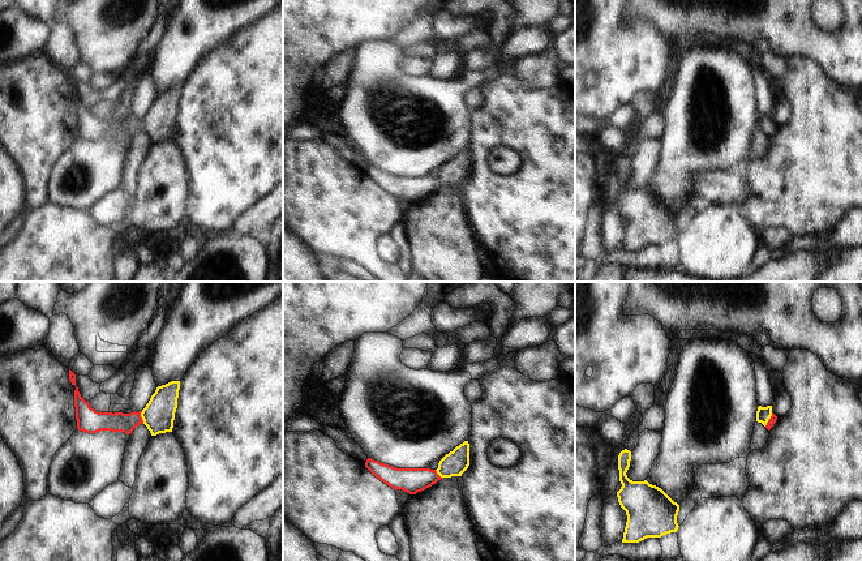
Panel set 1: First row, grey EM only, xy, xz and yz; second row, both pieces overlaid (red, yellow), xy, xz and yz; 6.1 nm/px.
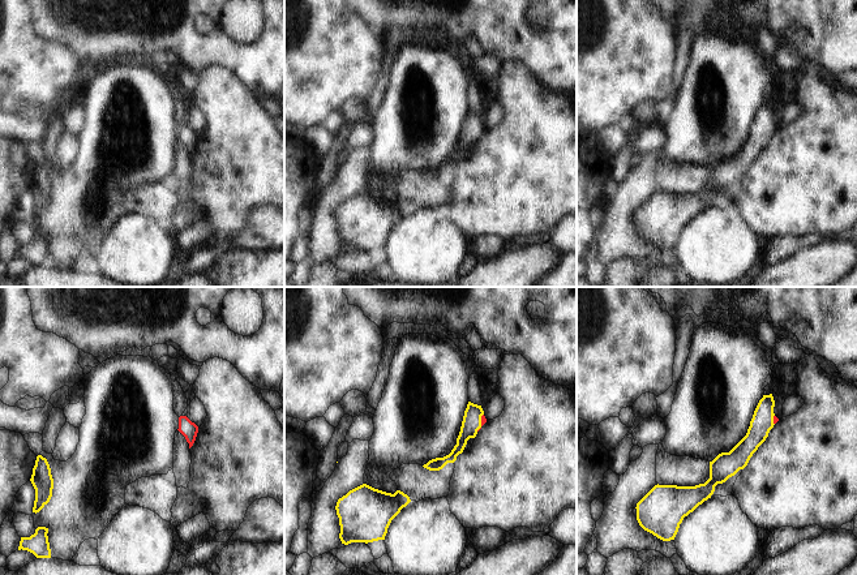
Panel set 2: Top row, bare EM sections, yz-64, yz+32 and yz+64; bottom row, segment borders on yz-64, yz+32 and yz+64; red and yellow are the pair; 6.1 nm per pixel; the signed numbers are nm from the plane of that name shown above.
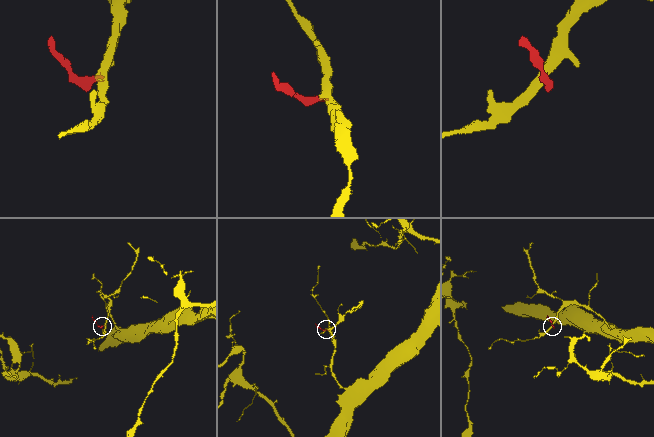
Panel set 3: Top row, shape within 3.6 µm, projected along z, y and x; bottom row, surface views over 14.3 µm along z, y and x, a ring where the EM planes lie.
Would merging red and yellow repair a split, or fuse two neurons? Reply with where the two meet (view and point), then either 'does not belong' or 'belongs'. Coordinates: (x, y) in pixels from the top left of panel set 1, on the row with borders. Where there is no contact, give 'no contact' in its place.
meets red in yz at (770, 419); belongs

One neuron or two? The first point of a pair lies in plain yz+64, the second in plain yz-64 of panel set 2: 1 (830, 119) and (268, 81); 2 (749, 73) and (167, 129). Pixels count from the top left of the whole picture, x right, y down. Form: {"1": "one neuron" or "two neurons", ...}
{"1": "two neurons", "2": "one neuron"}

